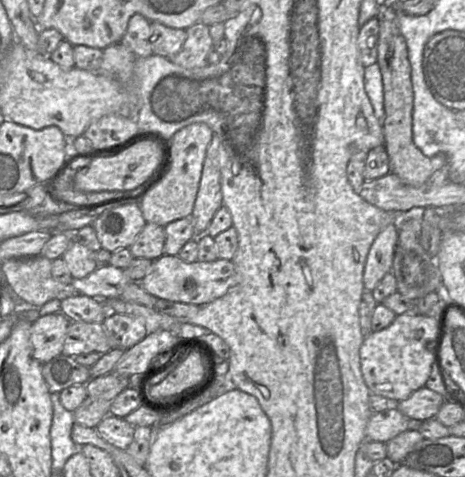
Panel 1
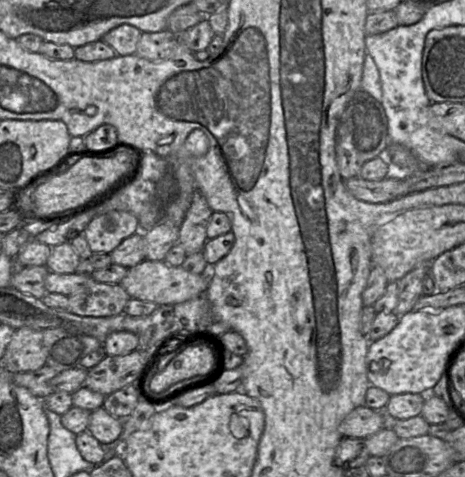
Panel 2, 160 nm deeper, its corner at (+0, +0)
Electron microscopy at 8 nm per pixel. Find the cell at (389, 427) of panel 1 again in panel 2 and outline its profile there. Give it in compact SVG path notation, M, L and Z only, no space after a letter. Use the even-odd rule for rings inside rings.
M365 406L352 410L339 425L343 437L364 440L383 429L381 411Z

